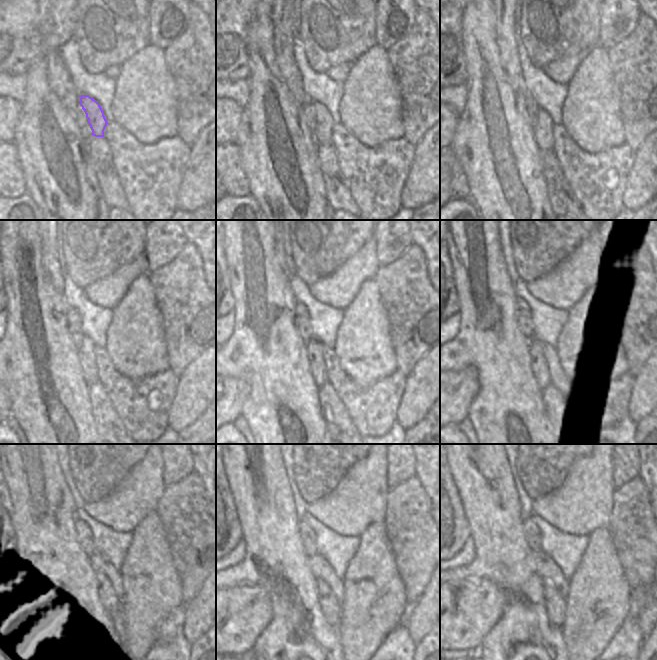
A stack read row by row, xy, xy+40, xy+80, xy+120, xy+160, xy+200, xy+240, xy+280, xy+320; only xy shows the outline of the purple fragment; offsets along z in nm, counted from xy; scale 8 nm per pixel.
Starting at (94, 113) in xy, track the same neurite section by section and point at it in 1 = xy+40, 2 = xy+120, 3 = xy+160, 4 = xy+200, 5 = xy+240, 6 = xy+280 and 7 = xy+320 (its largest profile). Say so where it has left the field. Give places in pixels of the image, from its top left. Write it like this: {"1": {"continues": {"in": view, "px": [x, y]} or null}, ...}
{"1": {"continues": {"in": "xy+40", "px": [323, 120]}}, "2": {"continues": {"in": "xy+120", "px": [87, 348]}}, "3": {"continues": {"in": "xy+160", "px": [313, 347]}}, "4": {"continues": {"in": "xy+200", "px": [539, 365]}}, "5": {"continues": {"in": "xy+240", "px": [97, 602]}}, "6": {"continues": {"in": "xy+280", "px": [331, 606]}}, "7": {"continues": {"in": "xy+320", "px": [555, 603]}}}

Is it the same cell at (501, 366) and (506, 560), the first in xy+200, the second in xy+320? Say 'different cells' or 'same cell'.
same cell

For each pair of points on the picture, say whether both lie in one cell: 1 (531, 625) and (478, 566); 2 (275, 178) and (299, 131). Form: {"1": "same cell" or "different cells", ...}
{"1": "same cell", "2": "same cell"}

